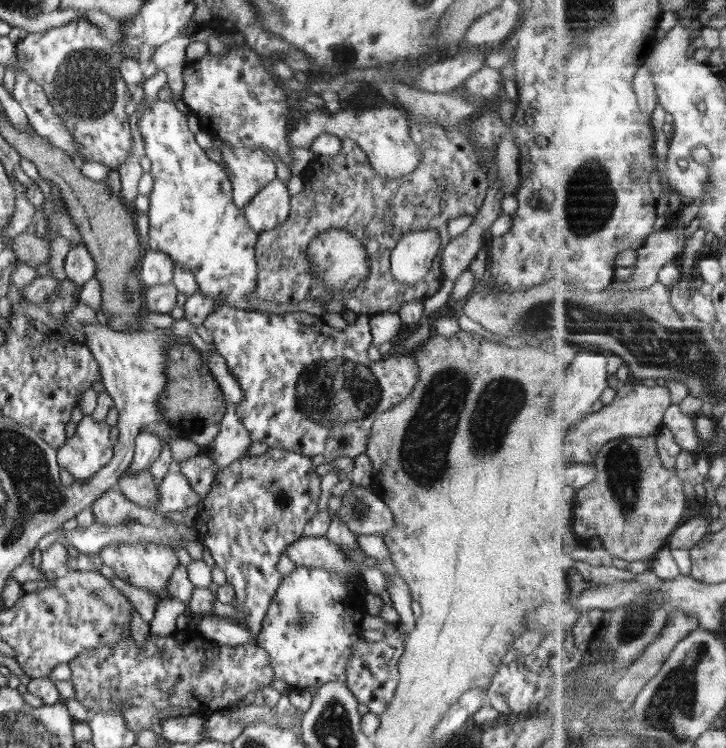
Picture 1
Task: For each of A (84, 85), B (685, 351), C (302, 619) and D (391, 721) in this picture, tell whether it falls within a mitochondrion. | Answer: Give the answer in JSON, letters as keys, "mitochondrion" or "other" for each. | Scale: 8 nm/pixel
{"A":"mitochondrion","B":"mitochondrion","C":"mitochondrion","D":"other"}

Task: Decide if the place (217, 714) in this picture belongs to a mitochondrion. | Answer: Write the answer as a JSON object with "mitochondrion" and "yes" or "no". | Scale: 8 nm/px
{"mitochondrion":"no"}

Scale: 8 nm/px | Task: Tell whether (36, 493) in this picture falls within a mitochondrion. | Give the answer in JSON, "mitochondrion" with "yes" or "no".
{"mitochondrion":"yes"}

